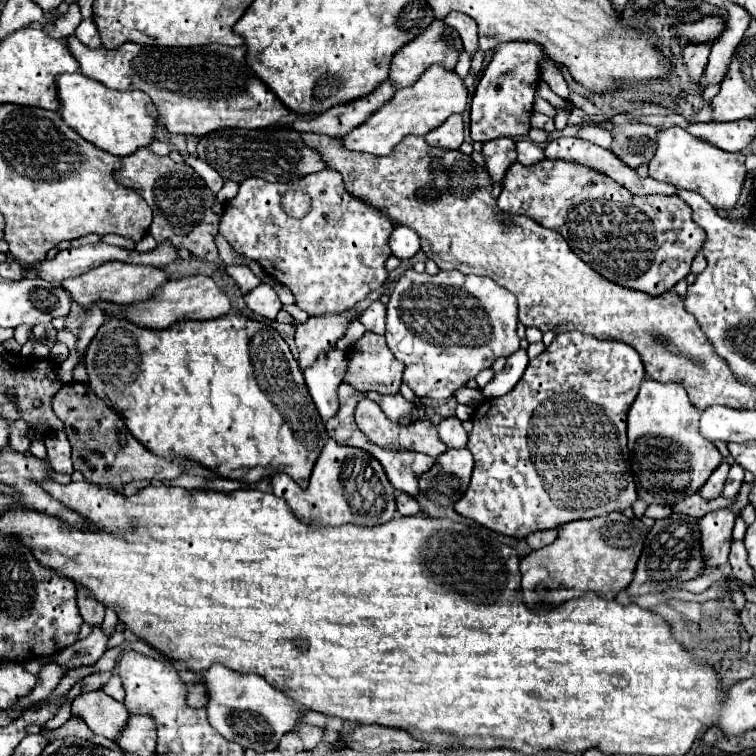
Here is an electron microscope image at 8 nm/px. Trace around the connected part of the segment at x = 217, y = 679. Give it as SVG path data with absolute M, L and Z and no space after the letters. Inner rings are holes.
M212 665L212 669L202 673L204 685L208 689L208 721L210 725L228 741L242 743L244 749L252 749L256 753L274 751L282 735L296 731L300 723L302 709L282 691L268 685L258 675L240 675L222 665ZM250 711L250 713L244 713Z

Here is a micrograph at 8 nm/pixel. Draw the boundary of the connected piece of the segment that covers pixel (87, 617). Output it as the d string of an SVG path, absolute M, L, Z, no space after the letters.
M84 589L78 591L78 607L80 607L80 613L84 617L84 623L88 623L90 627L102 623L104 607L100 607L100 603L96 599L90 599Z

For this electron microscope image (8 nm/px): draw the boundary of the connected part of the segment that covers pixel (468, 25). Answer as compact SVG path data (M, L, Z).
M452 13L444 19L444 23L448 23L450 27L454 27L462 41L464 41L464 49L468 53L476 53L478 51L478 27L476 27L476 21L472 21L468 15L464 13Z

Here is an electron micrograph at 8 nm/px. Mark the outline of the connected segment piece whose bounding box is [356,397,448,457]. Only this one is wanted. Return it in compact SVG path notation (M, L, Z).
M364 397L358 407L356 407L356 425L360 427L360 431L374 443L382 448L396 450L396 451L418 451L418 453L426 453L430 457L438 457L442 455L448 447L440 441L436 425L428 419L416 421L412 425L399 425L394 423L382 413L382 409L378 407L378 403Z

